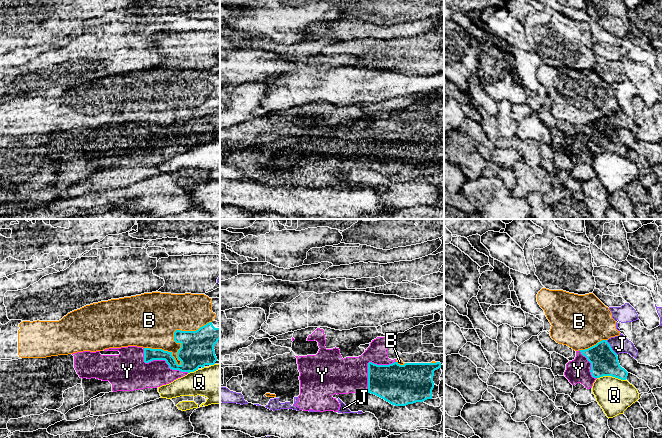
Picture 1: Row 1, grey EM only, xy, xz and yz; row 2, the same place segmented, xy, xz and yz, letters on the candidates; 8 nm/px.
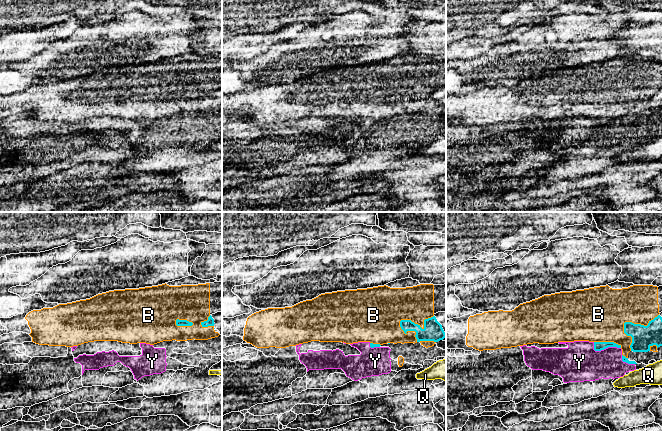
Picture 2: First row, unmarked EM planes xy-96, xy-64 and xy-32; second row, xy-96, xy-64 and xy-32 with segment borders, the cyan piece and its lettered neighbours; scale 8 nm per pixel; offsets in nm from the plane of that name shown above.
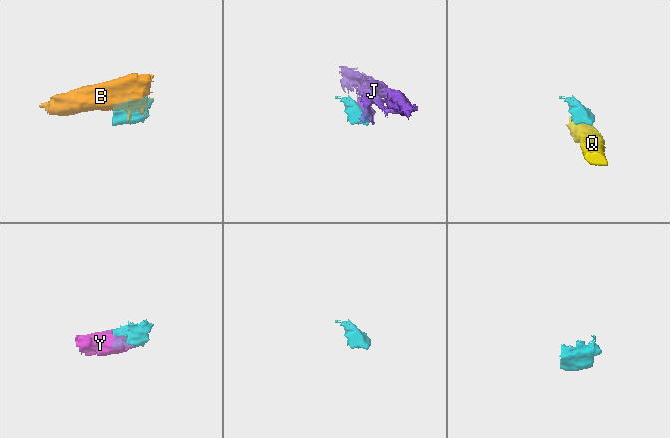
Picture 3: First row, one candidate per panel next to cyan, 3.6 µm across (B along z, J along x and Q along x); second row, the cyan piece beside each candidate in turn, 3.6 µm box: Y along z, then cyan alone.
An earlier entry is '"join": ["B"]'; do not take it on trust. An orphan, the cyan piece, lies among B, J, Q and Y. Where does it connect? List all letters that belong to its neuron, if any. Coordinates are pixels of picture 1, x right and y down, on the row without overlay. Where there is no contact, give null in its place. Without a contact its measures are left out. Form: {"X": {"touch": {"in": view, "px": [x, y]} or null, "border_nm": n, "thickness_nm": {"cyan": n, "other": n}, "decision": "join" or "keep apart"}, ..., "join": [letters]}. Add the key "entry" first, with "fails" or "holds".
{"entry": "fails", "B": {"touch": {"in": "xy", "px": [178, 118]}, "border_nm": 600, "thickness_nm": {"cyan": 280, "other": 360}, "decision": "keep apart"}, "J": {"touch": {"in": "yz", "px": [610, 123]}, "border_nm": 150, "thickness_nm": {"cyan": 220, "other": 140}, "decision": "keep apart"}, "Q": {"touch": {"in": "yz", "px": [611, 151]}, "border_nm": 240, "thickness_nm": {"cyan": 220, "other": 280}, "decision": "keep apart"}, "Y": {"touch": {"in": "xy", "px": [161, 135]}, "border_nm": 420, "thickness_nm": {"cyan": 200, "other": 260}, "decision": "join"}, "join": ["Y"]}

